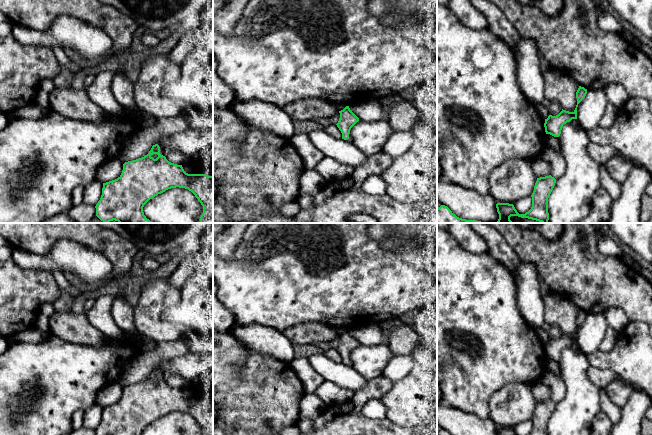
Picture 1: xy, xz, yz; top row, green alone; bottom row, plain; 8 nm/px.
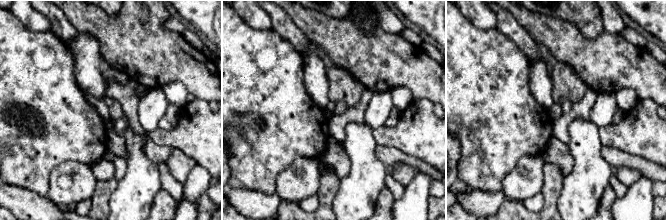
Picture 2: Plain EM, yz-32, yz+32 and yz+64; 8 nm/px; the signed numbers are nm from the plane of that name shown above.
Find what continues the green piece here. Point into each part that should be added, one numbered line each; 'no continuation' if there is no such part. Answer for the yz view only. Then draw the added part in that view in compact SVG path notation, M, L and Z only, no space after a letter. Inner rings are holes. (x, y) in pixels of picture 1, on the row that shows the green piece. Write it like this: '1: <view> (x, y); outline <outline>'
no continuation

